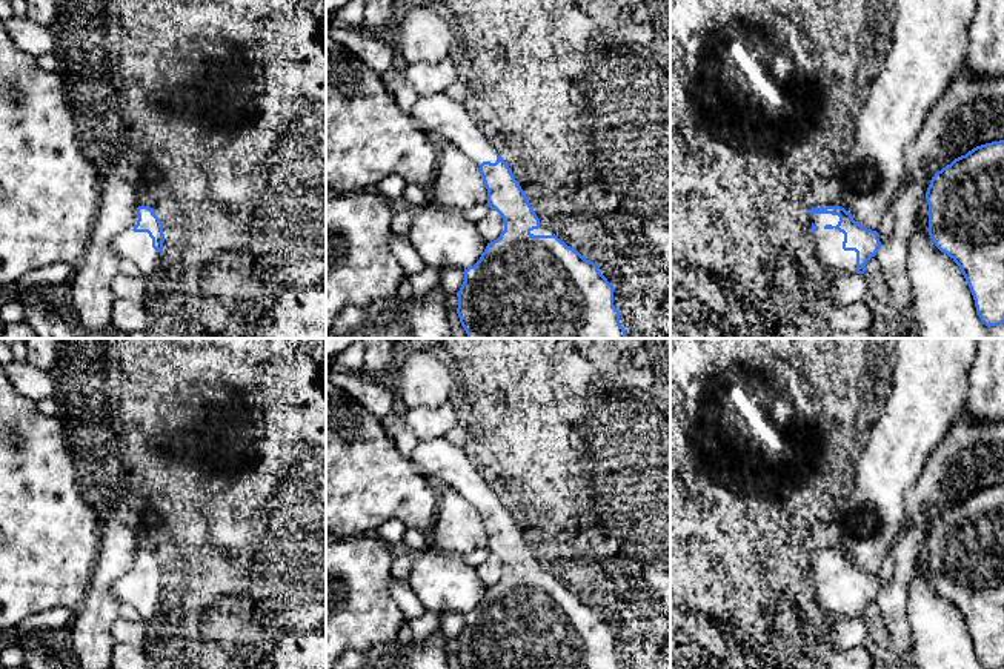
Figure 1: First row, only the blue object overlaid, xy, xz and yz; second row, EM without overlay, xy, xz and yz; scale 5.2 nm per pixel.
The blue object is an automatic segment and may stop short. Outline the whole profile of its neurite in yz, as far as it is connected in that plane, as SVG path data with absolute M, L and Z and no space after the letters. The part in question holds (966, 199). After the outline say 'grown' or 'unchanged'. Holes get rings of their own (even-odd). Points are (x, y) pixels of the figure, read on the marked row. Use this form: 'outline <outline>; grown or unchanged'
outline M1004 140L973 148L938 171L927 188L929 235L935 246L961 269L975 300L981 321L990 326L1004 323Z; unchanged

